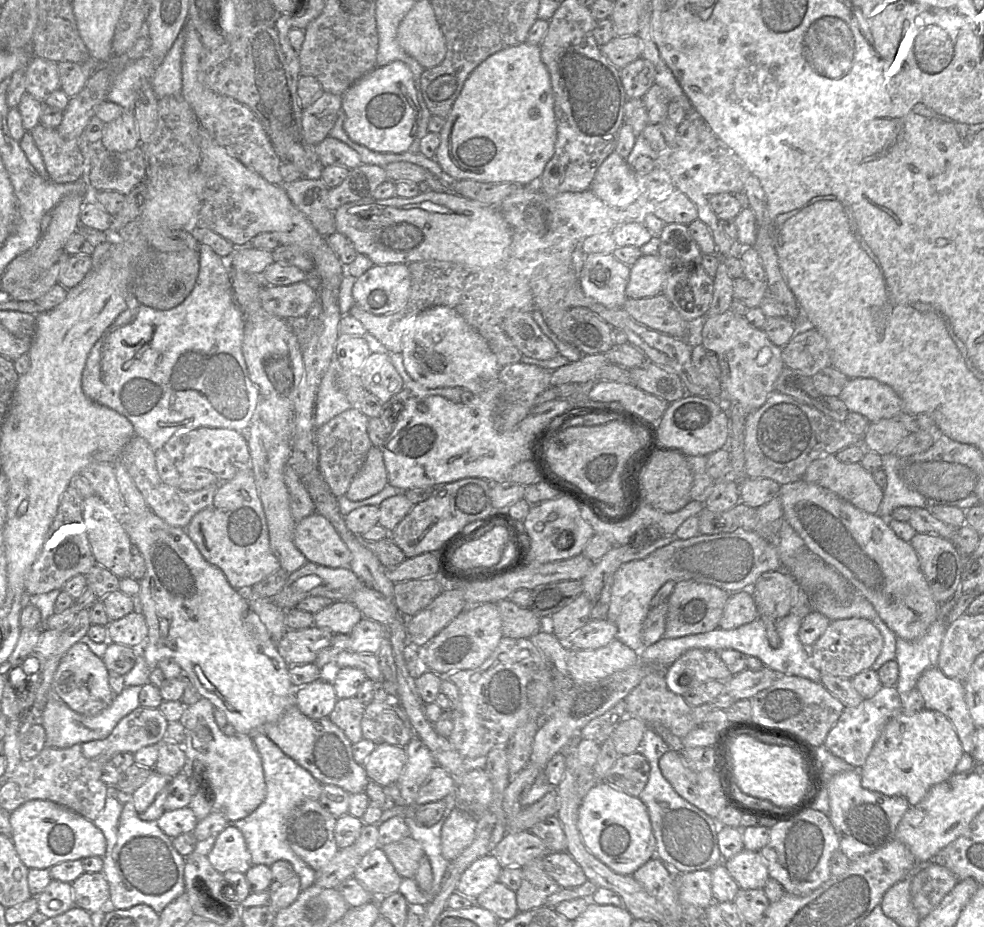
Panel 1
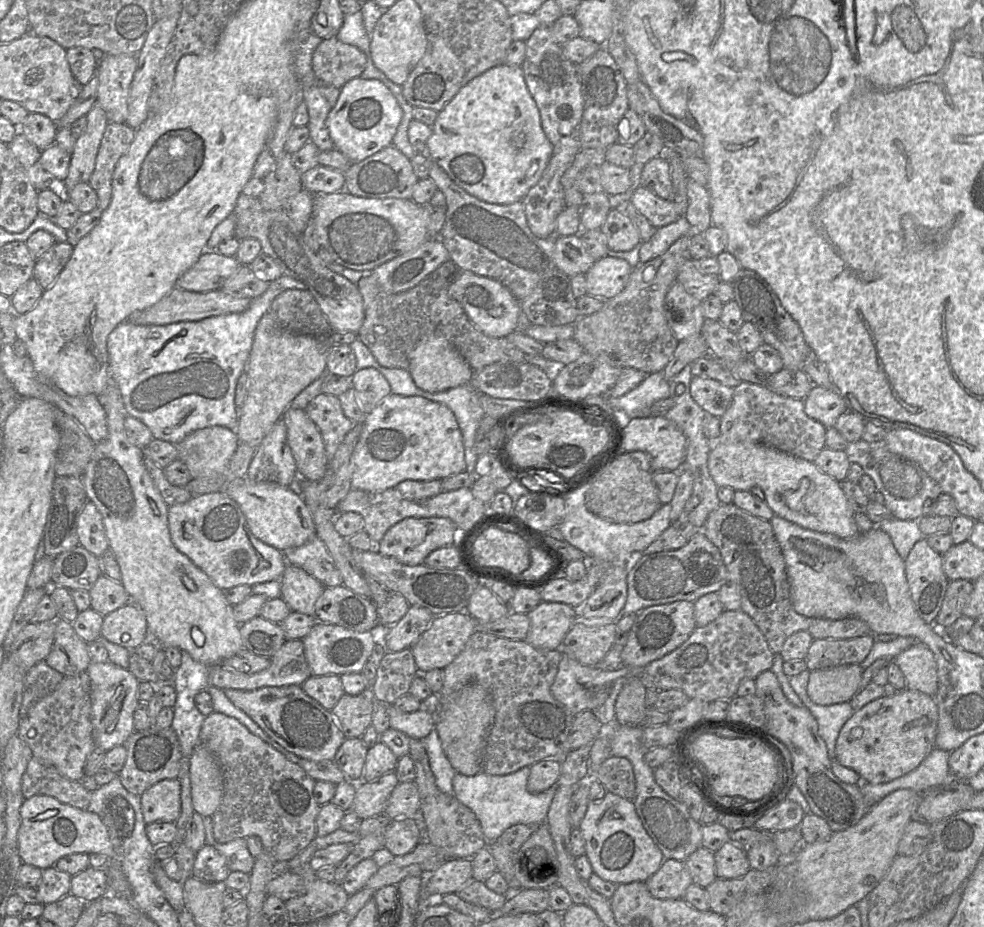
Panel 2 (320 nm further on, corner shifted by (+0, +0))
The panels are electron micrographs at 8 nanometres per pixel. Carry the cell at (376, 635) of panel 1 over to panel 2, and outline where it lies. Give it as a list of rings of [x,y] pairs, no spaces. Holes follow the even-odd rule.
[[[317,621],[309,633],[302,638],[302,643],[311,676],[322,676],[361,673],[378,640],[380,640],[379,636],[371,631],[357,632],[342,626]]]

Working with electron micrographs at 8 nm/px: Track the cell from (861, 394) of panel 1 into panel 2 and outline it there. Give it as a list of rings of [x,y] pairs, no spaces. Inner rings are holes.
[[[815,384],[803,401],[805,413],[826,428],[834,427],[837,418],[848,410],[844,398],[837,390]]]

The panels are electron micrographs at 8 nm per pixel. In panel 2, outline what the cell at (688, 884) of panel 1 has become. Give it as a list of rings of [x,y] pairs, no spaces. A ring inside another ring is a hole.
[[[665,859],[650,878],[645,881],[650,894],[658,899],[683,899],[687,888],[693,883],[690,872],[684,861]]]

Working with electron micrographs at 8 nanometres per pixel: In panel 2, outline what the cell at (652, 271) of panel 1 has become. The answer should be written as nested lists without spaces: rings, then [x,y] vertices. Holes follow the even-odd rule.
[[[604,256],[597,259],[585,273],[586,294],[608,300],[625,287],[632,271],[624,259]]]

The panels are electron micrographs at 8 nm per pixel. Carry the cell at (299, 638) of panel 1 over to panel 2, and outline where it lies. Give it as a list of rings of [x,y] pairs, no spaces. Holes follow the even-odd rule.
[[[256,616],[240,625],[244,649],[255,655],[271,658],[286,641],[280,624]]]

